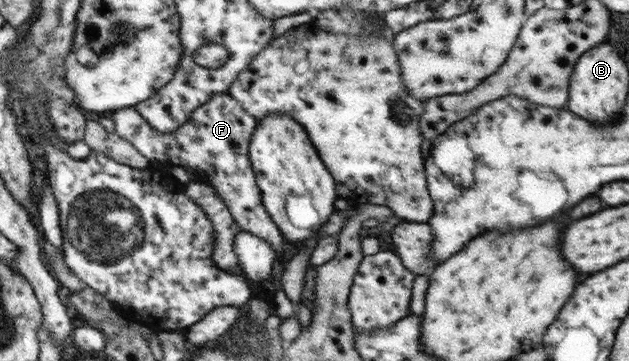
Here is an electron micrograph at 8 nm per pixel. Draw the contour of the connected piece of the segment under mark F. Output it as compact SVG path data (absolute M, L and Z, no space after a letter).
M225 92L216 94L206 105L194 111L190 121L173 134L172 138L169 134L157 130L137 107L115 111L113 119L116 132L130 140L154 163L162 162L174 167L184 166L200 171L200 176L206 182L218 188L241 228L267 240L281 258L285 250L286 235L266 205L258 173L251 160L251 145L260 119L252 115L238 98Z

